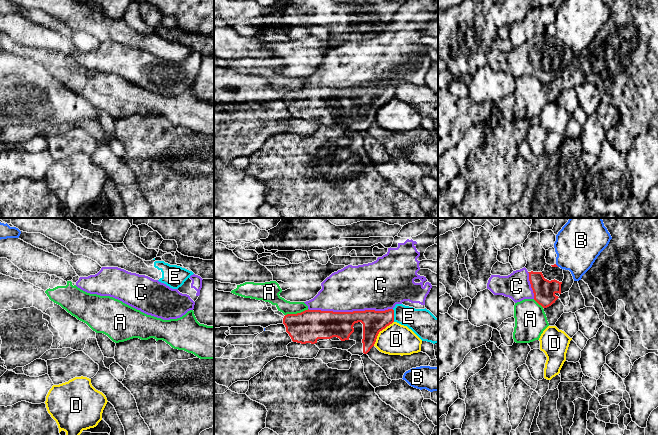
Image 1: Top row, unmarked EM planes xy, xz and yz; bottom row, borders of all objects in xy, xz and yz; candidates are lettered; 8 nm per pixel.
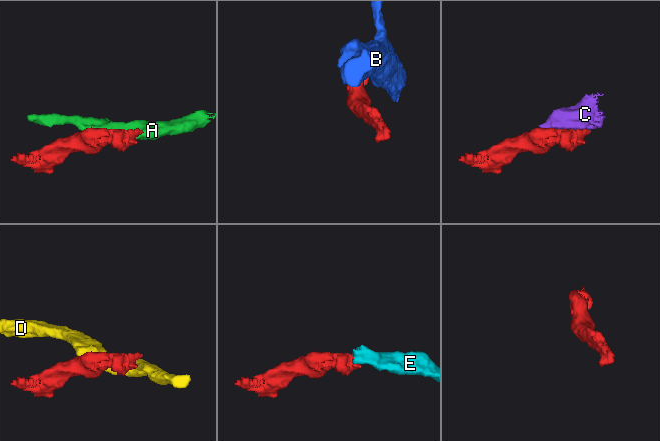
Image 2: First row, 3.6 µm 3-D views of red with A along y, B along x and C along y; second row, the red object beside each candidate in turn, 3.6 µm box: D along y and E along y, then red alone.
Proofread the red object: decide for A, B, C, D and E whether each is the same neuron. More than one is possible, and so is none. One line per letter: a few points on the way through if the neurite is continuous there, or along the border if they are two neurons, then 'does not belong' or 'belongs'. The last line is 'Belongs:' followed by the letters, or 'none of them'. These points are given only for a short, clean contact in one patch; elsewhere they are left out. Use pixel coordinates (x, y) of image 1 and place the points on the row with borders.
A: does not belong
B: does not belong
C: belongs
D: does not belong
E: border xz (392, 309), (394, 321); does not belong
Belongs: C

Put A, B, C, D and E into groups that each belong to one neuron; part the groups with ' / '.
A / B / C / D / E

